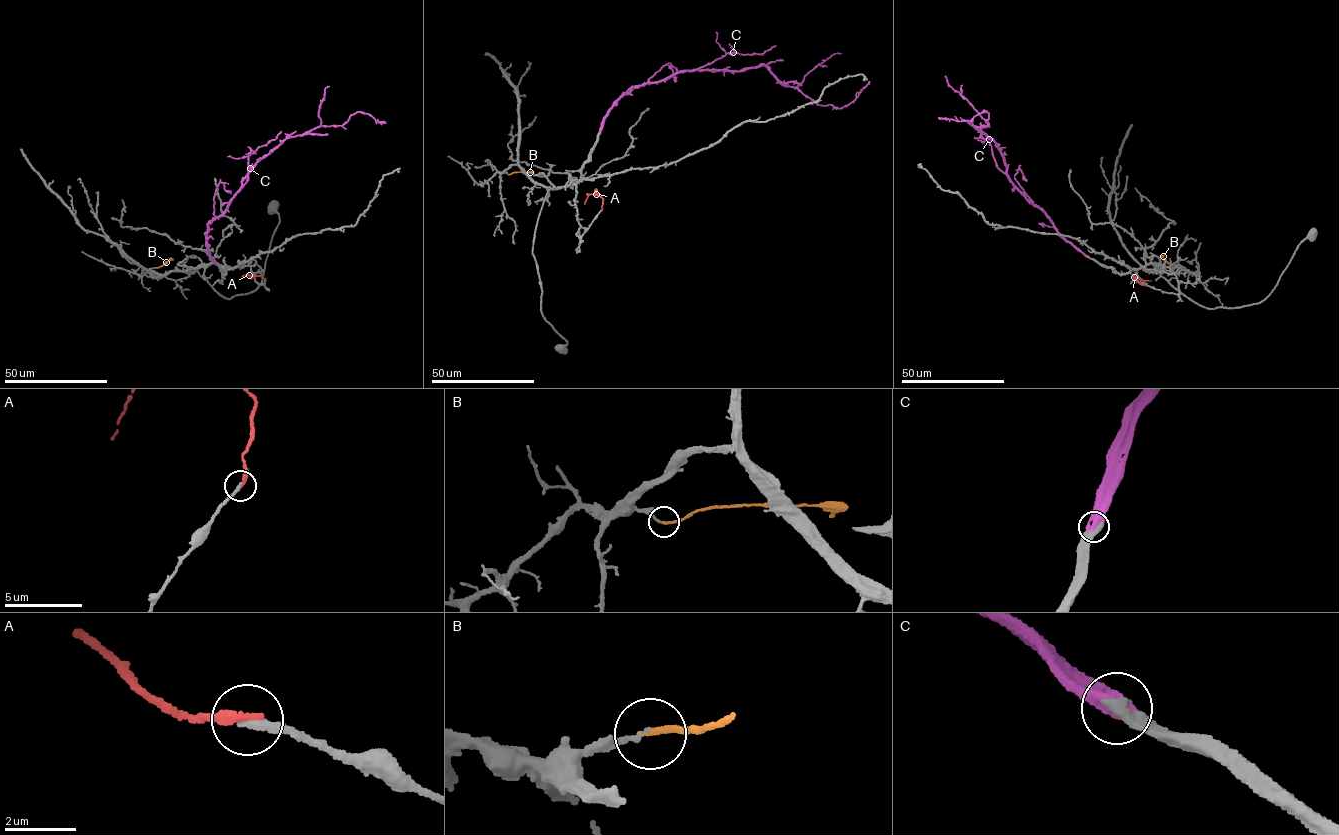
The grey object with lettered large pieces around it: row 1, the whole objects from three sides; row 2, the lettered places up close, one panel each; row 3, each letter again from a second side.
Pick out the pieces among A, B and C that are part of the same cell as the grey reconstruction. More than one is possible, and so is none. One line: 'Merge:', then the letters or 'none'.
Merge: C

